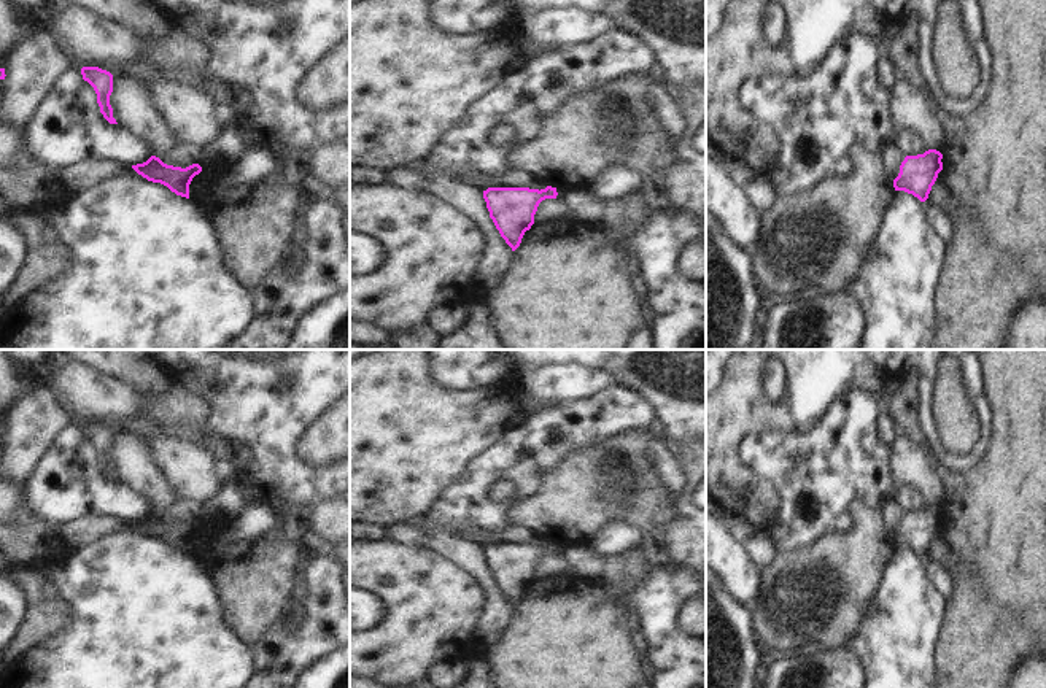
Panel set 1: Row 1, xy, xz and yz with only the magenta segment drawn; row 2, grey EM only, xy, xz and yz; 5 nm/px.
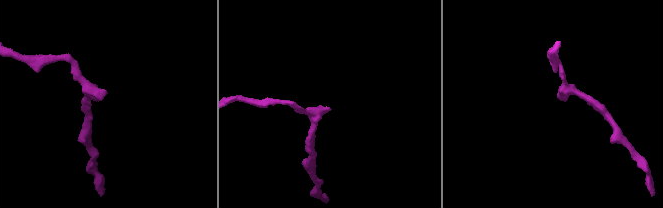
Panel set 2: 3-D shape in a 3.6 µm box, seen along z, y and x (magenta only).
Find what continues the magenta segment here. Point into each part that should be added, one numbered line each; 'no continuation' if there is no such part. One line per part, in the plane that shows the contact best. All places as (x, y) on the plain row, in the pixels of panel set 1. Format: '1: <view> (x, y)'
no continuation

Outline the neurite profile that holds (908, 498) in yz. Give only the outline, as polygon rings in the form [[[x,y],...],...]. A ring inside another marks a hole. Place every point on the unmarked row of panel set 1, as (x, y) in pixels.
[[[898,486],[893,493],[893,497],[903,507],[905,512],[917,512],[928,507],[919,491],[916,491],[912,486]]]

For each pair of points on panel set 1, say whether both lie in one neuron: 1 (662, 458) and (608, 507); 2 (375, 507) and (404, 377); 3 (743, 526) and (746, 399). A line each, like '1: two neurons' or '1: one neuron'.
1: two neurons
2: one neuron
3: two neurons

